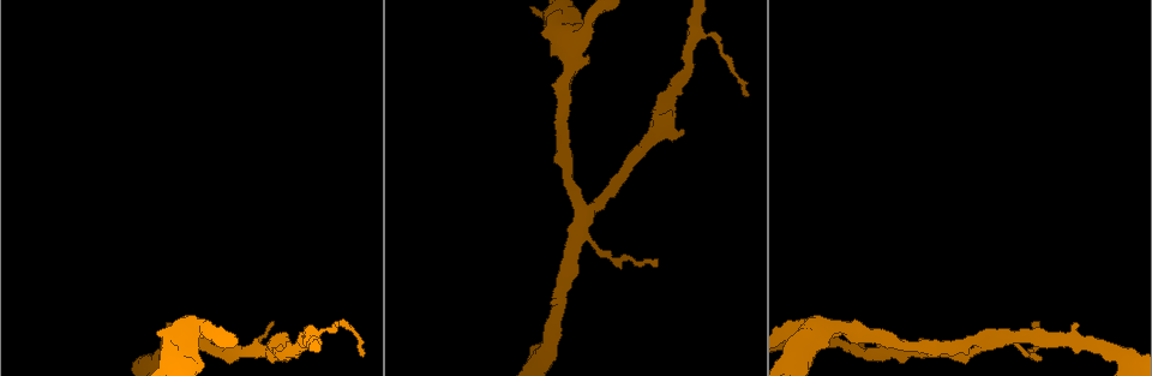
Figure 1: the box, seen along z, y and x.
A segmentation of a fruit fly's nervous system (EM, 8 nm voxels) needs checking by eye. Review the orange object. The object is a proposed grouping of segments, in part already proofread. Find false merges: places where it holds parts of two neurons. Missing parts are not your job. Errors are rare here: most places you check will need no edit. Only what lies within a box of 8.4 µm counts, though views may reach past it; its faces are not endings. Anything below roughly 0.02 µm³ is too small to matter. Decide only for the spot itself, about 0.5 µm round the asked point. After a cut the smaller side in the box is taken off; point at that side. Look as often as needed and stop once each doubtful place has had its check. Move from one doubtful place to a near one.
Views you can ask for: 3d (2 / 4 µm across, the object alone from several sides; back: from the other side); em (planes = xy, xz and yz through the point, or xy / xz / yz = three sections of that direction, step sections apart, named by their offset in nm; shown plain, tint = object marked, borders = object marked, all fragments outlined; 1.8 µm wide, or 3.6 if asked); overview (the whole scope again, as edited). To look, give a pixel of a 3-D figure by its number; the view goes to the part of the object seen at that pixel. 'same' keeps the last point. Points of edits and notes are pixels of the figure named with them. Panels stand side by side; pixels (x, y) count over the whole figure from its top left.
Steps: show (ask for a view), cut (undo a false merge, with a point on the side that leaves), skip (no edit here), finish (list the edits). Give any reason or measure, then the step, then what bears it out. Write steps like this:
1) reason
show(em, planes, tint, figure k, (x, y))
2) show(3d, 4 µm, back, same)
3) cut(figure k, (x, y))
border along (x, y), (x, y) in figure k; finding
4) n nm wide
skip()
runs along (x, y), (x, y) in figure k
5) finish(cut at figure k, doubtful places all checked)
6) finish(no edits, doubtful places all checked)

sudden change in width
show(em, yz, step 8, tint, figure 1, (868, 356))

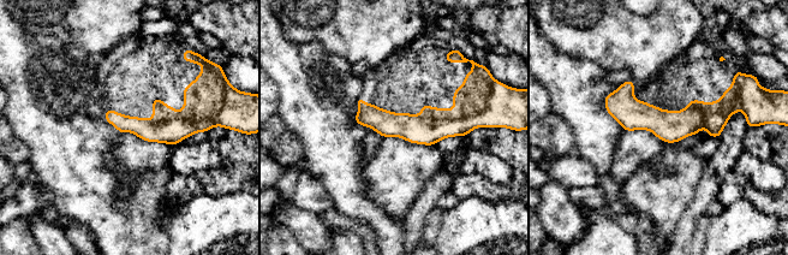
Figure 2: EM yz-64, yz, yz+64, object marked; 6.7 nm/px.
show(em, planes, tint, same)

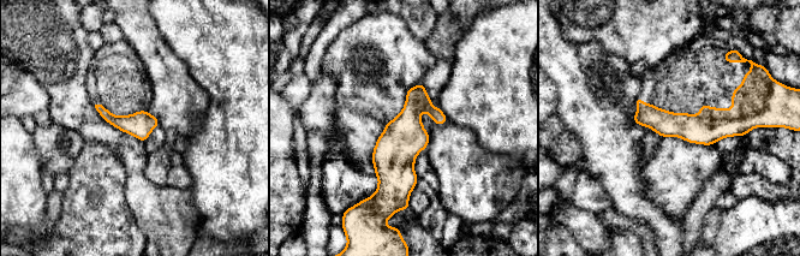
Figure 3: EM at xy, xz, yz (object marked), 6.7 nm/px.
skip()
continuous, no second neuron

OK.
four arms meet
show(3d, 4 µm, figure 1, (984, 344))

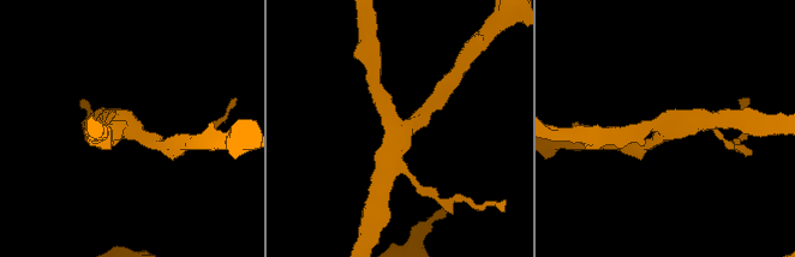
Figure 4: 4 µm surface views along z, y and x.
4 arms; now the EM
show(em, planes, tint, figure 4, (130, 128))

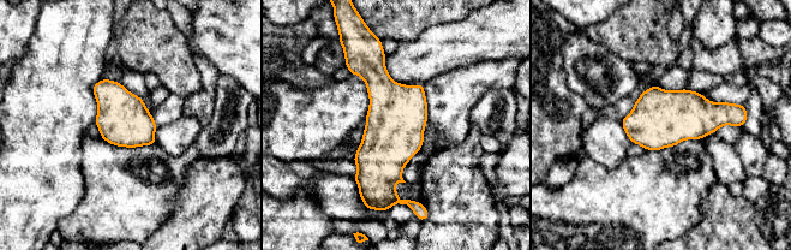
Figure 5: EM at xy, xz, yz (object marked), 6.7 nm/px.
360 nm wide
skip()
continuous, no second neuron

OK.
abrupt turn
show(3d, 4 µm, figure 1, (568, 54))

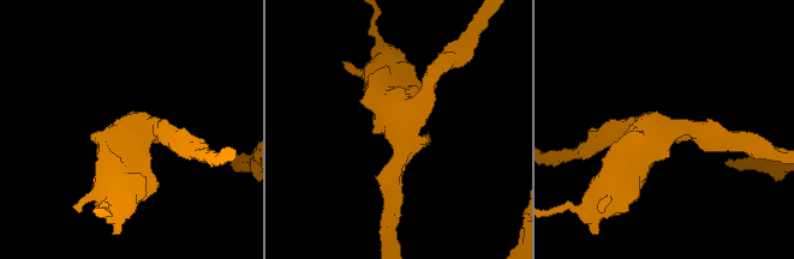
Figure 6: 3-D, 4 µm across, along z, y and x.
3 arms; arms of 240, 280, 600 nm; shape alone is not enough
show(em, 3.6 µm, planes, plain, figure 6, (399, 134))

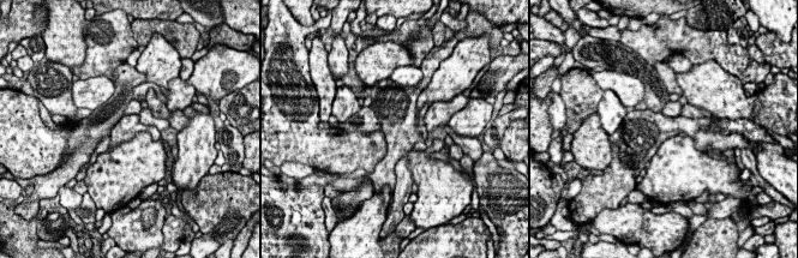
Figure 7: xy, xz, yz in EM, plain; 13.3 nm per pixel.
show(em, 3.6 µm, planes, tint, same)

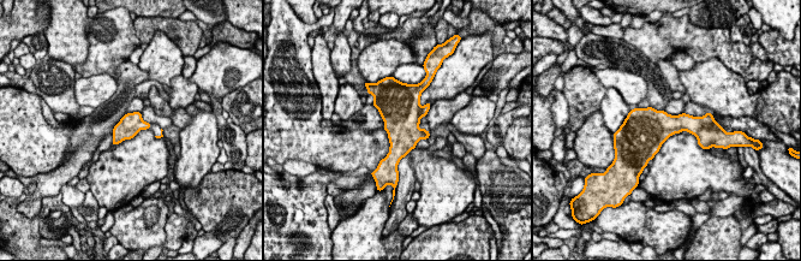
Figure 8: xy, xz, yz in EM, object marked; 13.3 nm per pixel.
300 nm wide
skip()
one neuron here

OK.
finish(no edits, doubtful places all checked)

